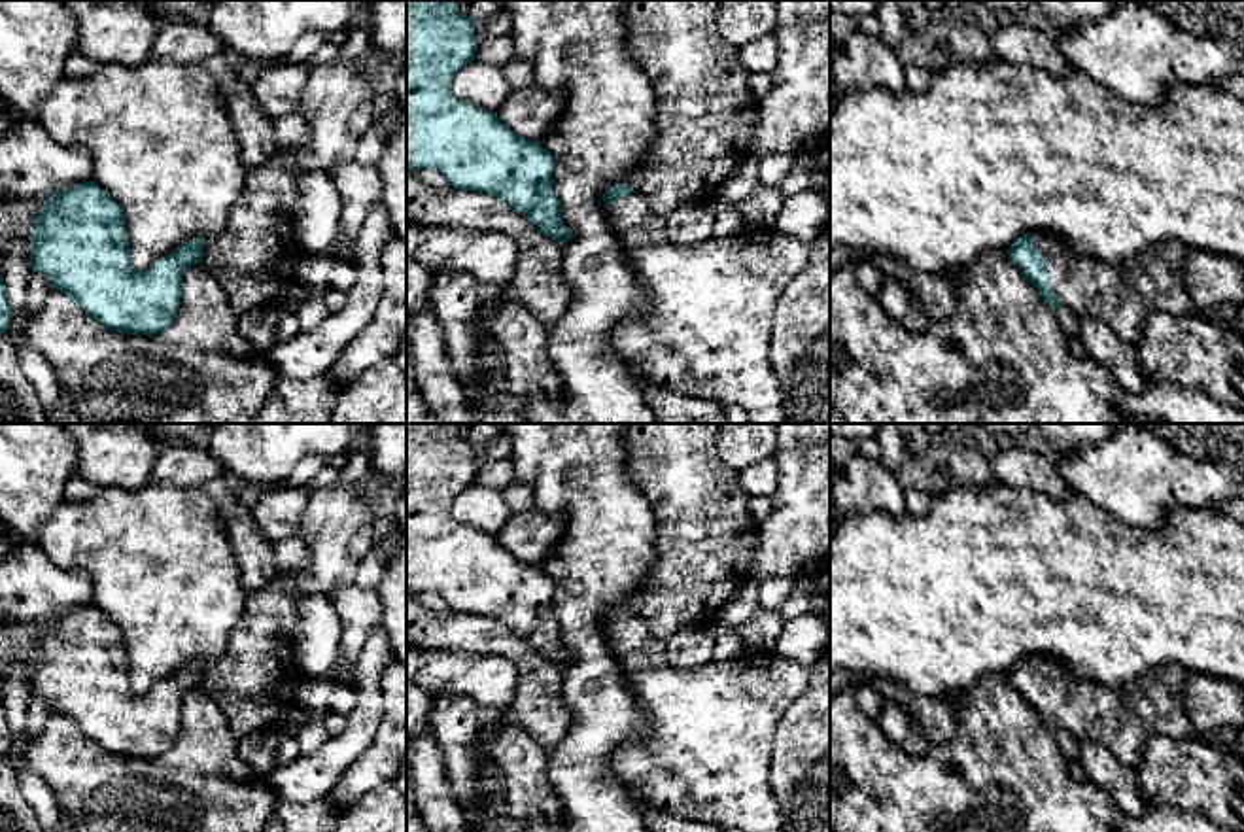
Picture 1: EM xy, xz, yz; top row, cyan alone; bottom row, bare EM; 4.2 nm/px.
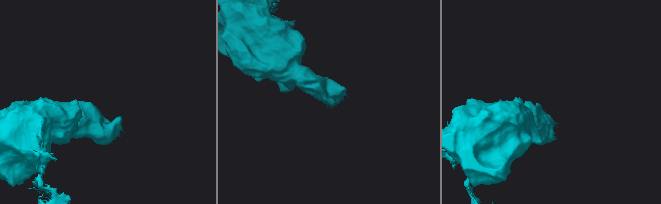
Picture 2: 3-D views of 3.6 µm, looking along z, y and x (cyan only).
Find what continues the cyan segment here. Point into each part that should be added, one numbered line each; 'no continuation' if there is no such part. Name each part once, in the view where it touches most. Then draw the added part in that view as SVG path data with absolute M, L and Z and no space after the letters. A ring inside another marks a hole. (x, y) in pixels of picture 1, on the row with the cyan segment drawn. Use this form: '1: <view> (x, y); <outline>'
1: yz (1123, 294); M1032 234L1034 246L1044 255L1057 299L1078 318L1097 318L1108 323L1125 342L1138 344L1146 320L1155 312L1199 314L1185 293L1182 269L1187 246L1166 238L1131 261L1098 261L1091 255L1070 251L1051 234Z

